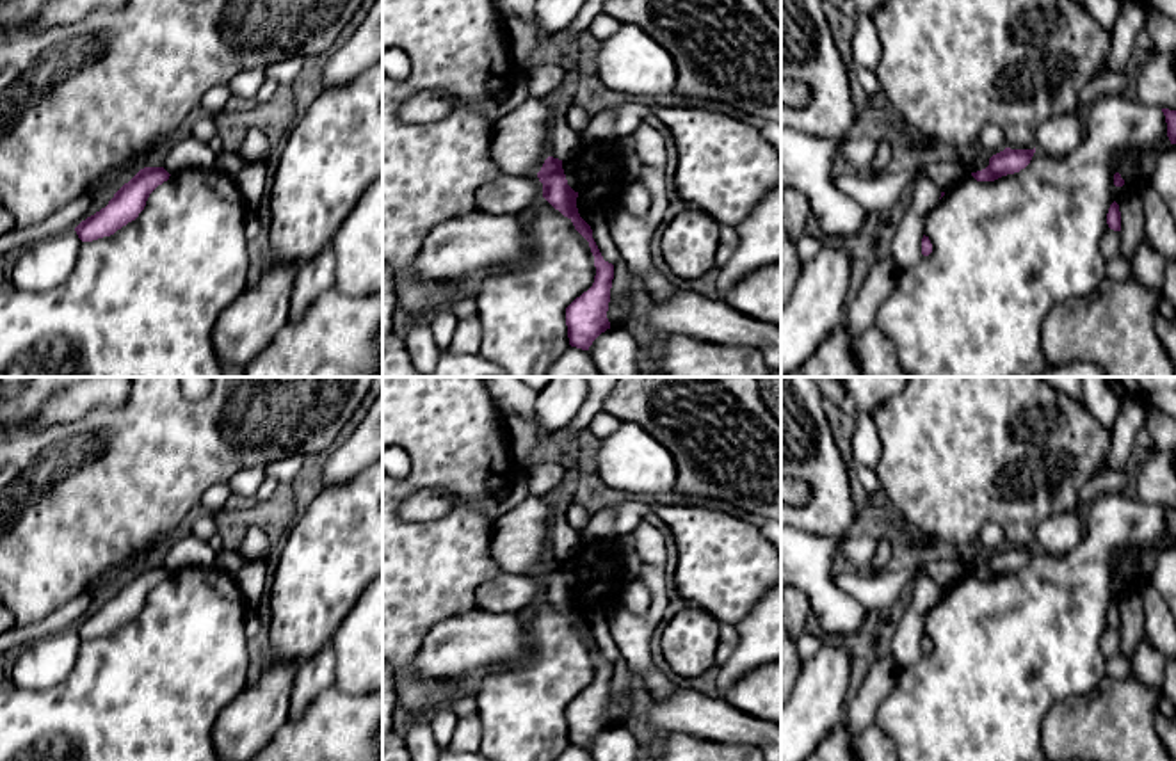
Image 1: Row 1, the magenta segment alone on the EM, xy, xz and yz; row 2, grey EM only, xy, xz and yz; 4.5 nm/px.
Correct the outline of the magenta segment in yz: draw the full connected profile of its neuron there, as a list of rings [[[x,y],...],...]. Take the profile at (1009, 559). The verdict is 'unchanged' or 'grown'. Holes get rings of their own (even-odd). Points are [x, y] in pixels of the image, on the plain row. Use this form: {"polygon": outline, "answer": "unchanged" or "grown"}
{"polygon": [[[1005,546],[1003,549],[989,557],[989,564],[986,567],[971,571],[971,574],[977,580],[995,580],[1002,574],[1019,571],[1030,562],[1034,551],[1035,551],[1035,546],[1034,548]]], "answer": "unchanged"}

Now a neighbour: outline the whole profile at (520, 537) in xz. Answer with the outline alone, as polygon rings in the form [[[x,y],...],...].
[[[543,496],[525,501],[495,521],[491,555],[505,574],[536,574],[548,557],[552,509]]]

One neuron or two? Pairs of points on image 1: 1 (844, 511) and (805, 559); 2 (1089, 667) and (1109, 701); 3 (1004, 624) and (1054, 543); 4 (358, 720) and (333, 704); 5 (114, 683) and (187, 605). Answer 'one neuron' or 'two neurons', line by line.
1: two neurons
2: two neurons
3: two neurons
4: one neuron
5: one neuron

